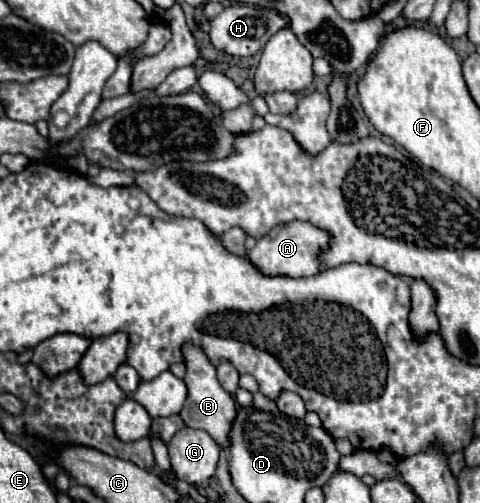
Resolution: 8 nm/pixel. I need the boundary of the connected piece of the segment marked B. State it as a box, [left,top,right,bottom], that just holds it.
[181,345,237,451]

